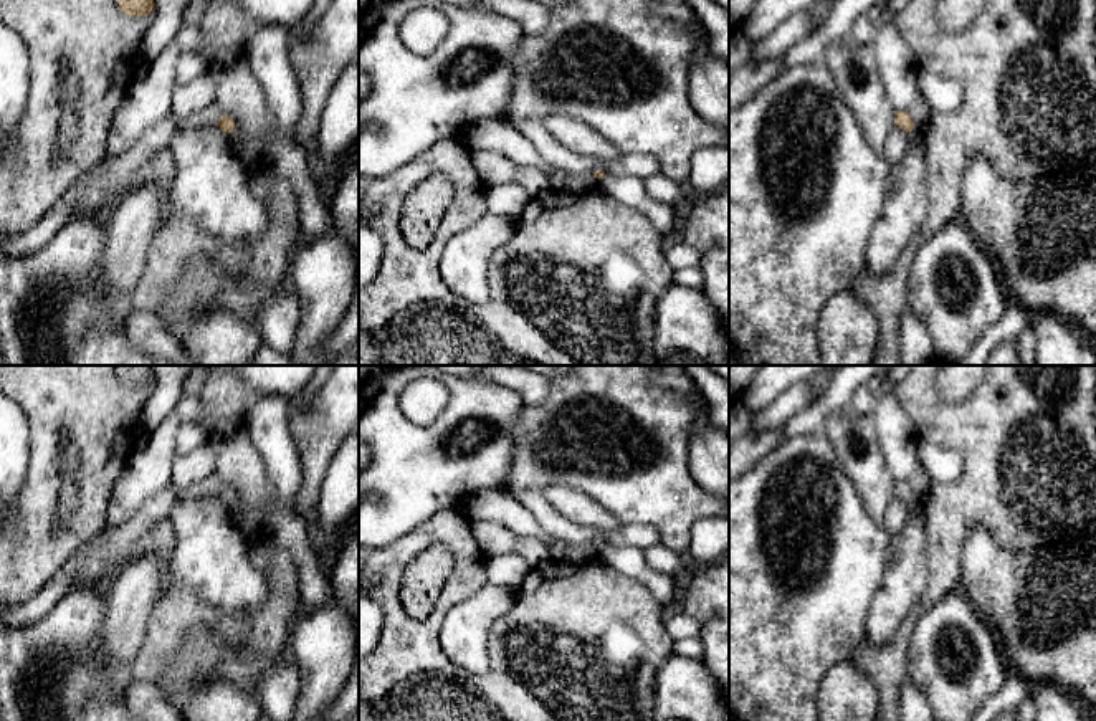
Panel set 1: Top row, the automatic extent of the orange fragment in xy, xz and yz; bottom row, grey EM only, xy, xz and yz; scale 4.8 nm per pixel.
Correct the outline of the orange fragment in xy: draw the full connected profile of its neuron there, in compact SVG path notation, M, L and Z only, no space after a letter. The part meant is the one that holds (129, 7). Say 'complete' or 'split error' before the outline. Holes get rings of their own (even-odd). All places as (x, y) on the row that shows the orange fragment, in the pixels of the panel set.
complete; M117 0L122 13L136 17L149 17L155 8L154 0Z

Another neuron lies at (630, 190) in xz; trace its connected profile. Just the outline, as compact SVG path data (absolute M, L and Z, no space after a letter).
M605 172L598 179L597 190L641 212L668 241L679 236L679 208L650 198L641 179Z

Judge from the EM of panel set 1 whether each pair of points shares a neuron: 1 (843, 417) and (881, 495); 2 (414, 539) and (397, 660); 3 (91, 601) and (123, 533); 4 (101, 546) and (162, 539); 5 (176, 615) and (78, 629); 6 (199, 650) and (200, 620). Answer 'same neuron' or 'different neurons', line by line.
1: same neuron
2: same neuron
3: different neurons
4: different neurons
5: different neurons
6: different neurons

